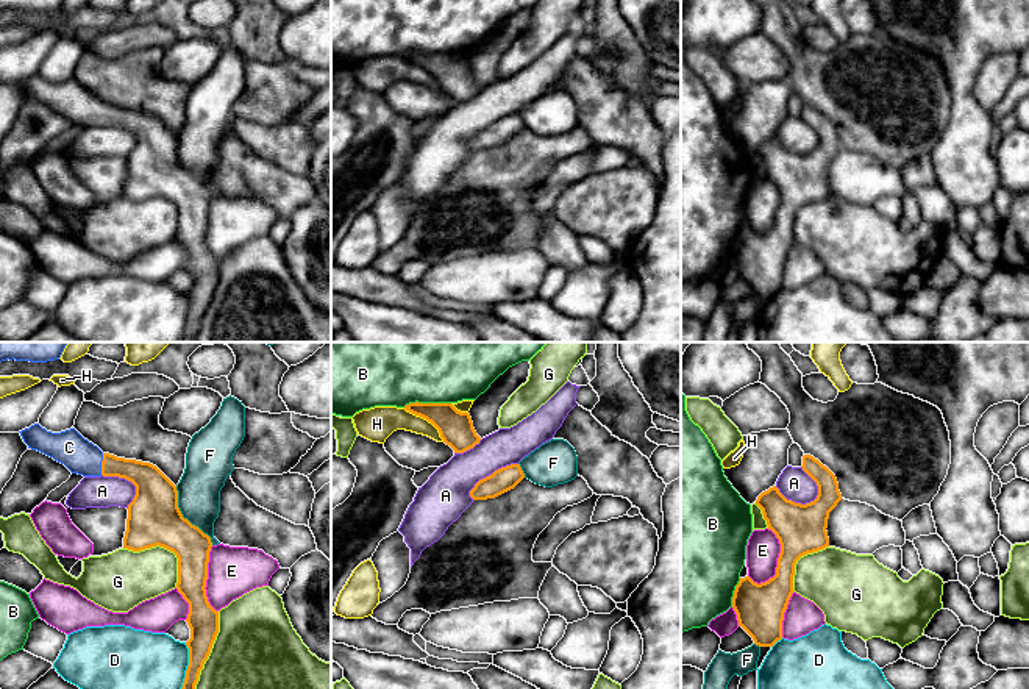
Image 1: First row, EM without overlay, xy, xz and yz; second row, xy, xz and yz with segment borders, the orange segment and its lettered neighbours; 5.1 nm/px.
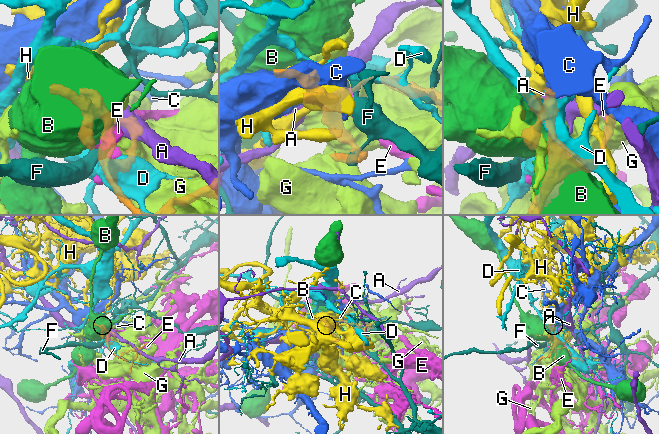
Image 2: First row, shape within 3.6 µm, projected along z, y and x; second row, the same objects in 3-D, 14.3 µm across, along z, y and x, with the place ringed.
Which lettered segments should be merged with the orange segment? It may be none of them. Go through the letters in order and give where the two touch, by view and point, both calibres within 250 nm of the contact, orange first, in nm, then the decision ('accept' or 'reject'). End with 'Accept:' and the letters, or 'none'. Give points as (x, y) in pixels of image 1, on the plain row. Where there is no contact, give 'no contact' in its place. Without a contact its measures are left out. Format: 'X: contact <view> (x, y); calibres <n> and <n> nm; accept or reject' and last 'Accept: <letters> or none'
A: contact yz (797, 153); calibres 260 and 170 nm; reject
B: contact xz (427, 53); calibres 180 and 280 nm; reject
C: contact xy (102, 114); calibres 150 and 180 nm; accept
D: contact xy (188, 317); calibres 160 and 440 nm; reject
E: contact yz (778, 210); calibres 260 and 170 nm; reject
F: contact xy (183, 167); calibres 280 and 220 nm; reject
G: contact xy (166, 197); calibres 280 and 280 nm; reject
H: contact xz (427, 69); calibres 180 and 170 nm; reject
Accept: C

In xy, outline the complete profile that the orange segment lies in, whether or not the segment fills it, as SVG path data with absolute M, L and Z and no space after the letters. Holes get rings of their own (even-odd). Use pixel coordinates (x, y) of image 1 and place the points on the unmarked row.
M39 73L19 81L37 100L83 127L119 127L136 136L128 155L123 198L164 197L178 208L176 239L189 253L189 316L180 342L195 342L200 320L219 283L219 261L206 247L211 187L183 167L176 136L153 114L103 103L75 78L52 83Z

